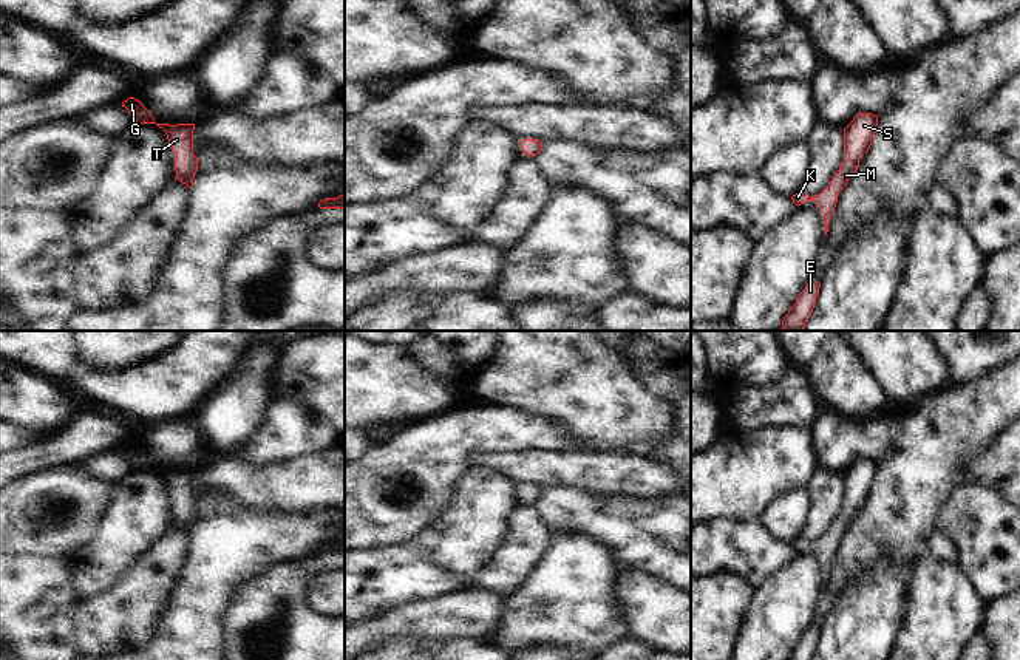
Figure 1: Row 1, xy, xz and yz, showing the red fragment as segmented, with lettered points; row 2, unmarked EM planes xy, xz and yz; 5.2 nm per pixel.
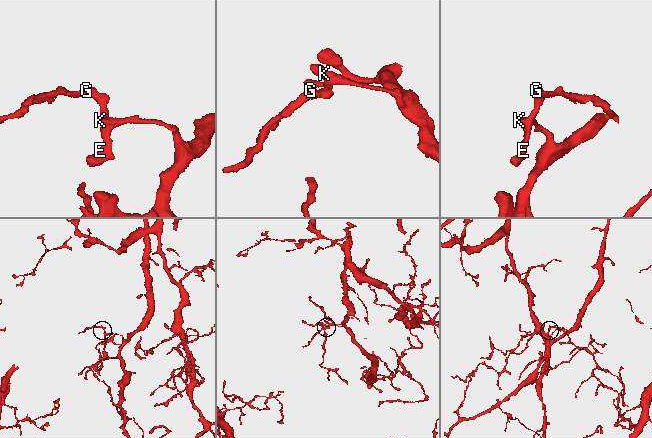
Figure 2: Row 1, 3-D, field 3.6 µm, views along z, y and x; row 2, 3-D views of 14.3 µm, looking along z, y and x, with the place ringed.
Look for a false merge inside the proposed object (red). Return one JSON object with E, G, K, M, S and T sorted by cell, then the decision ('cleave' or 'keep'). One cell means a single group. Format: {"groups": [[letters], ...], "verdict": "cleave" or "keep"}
{"groups": [["E", "G", "K", "M", "S", "T"]], "verdict": "keep"}

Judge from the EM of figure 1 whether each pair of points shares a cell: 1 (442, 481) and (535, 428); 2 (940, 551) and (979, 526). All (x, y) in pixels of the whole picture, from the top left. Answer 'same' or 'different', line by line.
1: same
2: different

